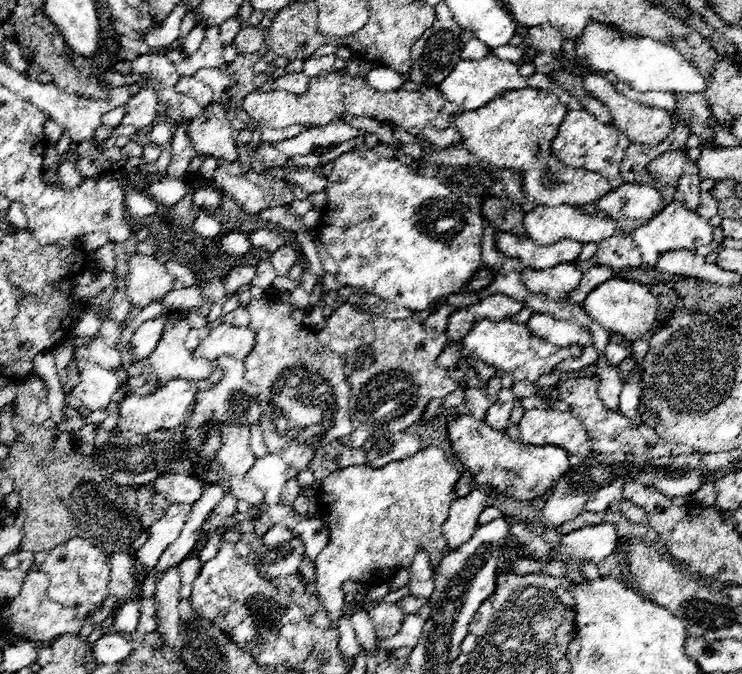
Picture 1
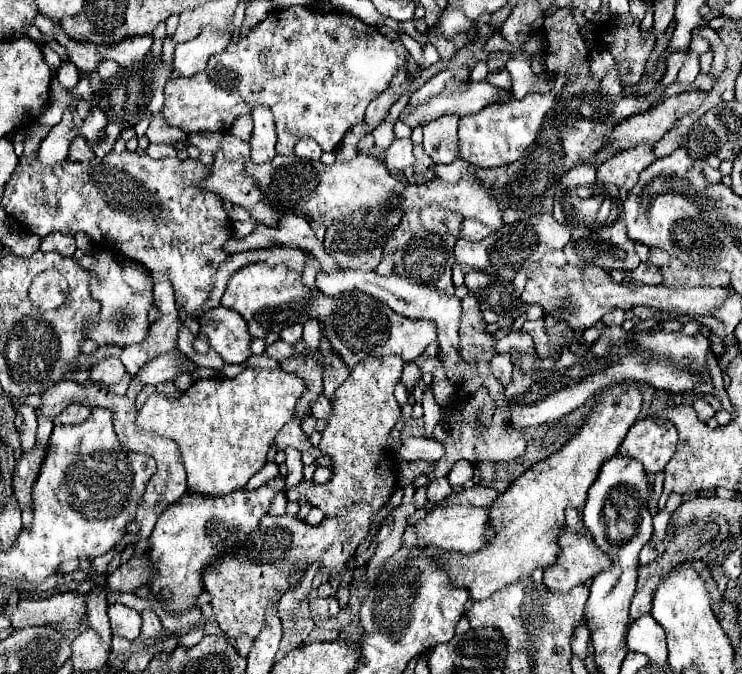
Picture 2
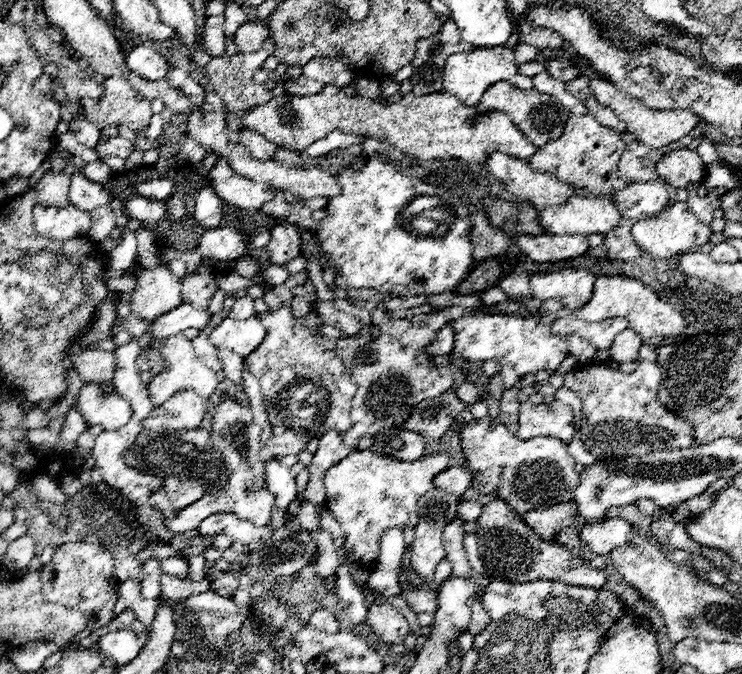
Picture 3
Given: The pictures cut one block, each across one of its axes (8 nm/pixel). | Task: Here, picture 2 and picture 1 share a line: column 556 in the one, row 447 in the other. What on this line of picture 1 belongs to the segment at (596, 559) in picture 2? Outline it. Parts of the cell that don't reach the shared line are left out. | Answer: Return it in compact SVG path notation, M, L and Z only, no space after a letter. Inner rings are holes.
M528 410L524 412L520 426L520 442L534 446L560 446L570 456L592 456L590 440L584 426L570 412L556 410Z

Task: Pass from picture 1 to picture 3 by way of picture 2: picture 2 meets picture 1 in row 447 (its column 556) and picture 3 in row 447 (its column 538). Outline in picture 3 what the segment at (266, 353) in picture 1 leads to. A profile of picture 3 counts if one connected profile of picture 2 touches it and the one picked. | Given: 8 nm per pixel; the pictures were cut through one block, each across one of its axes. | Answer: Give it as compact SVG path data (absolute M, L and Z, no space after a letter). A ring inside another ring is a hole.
M290 306L260 312L260 322L266 326L264 342L244 360L250 374L254 374L262 388L266 414L272 426L272 436L266 446L274 456L300 454L312 438L324 436L328 430L350 430L350 400L356 384L352 382L342 360L322 342L312 338L312 332L302 326ZM322 348L322 352L320 352ZM312 388L316 392L312 394ZM316 396L316 400L312 400Z

